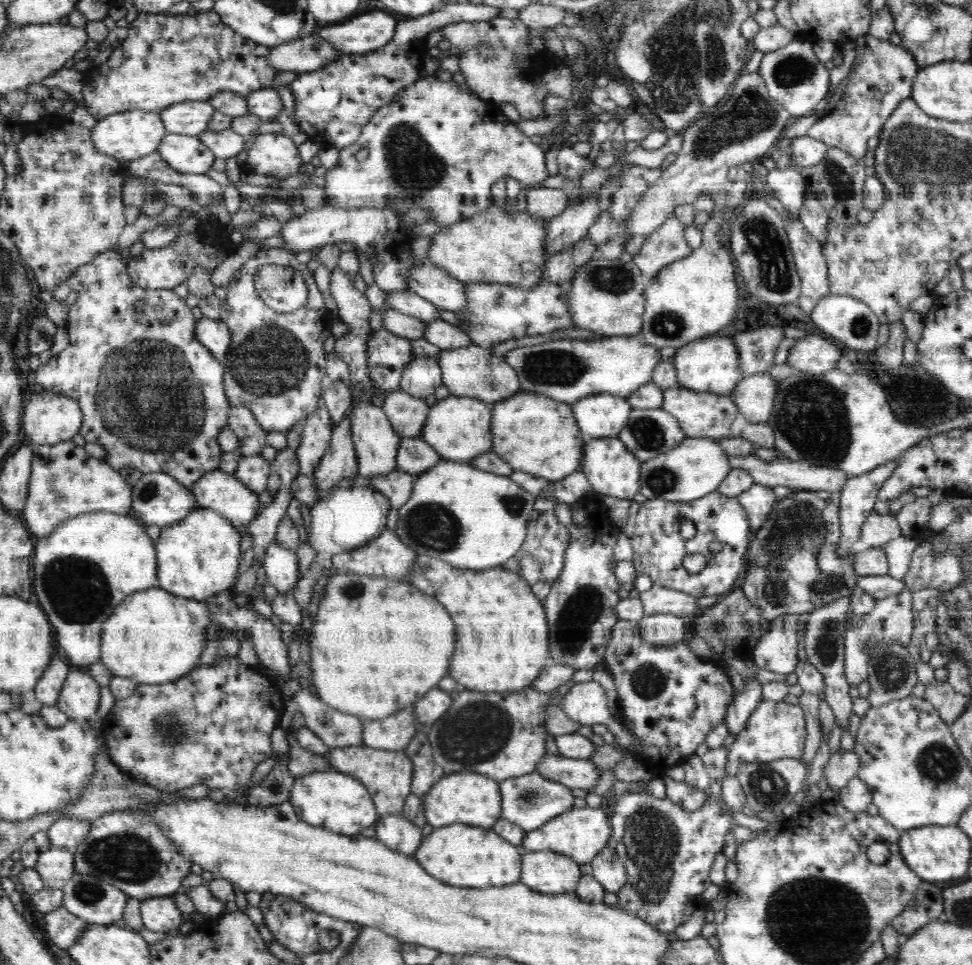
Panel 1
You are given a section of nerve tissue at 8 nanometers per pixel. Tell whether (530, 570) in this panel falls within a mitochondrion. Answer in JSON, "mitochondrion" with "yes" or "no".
{"mitochondrion":"no"}

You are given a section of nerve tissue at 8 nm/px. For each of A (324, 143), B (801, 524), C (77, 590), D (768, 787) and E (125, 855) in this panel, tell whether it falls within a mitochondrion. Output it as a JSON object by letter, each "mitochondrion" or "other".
{"A":"other","B":"mitochondrion","C":"mitochondrion","D":"mitochondrion","E":"mitochondrion"}

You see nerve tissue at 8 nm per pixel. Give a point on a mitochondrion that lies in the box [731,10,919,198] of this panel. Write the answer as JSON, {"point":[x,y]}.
{"point":[793,69]}

